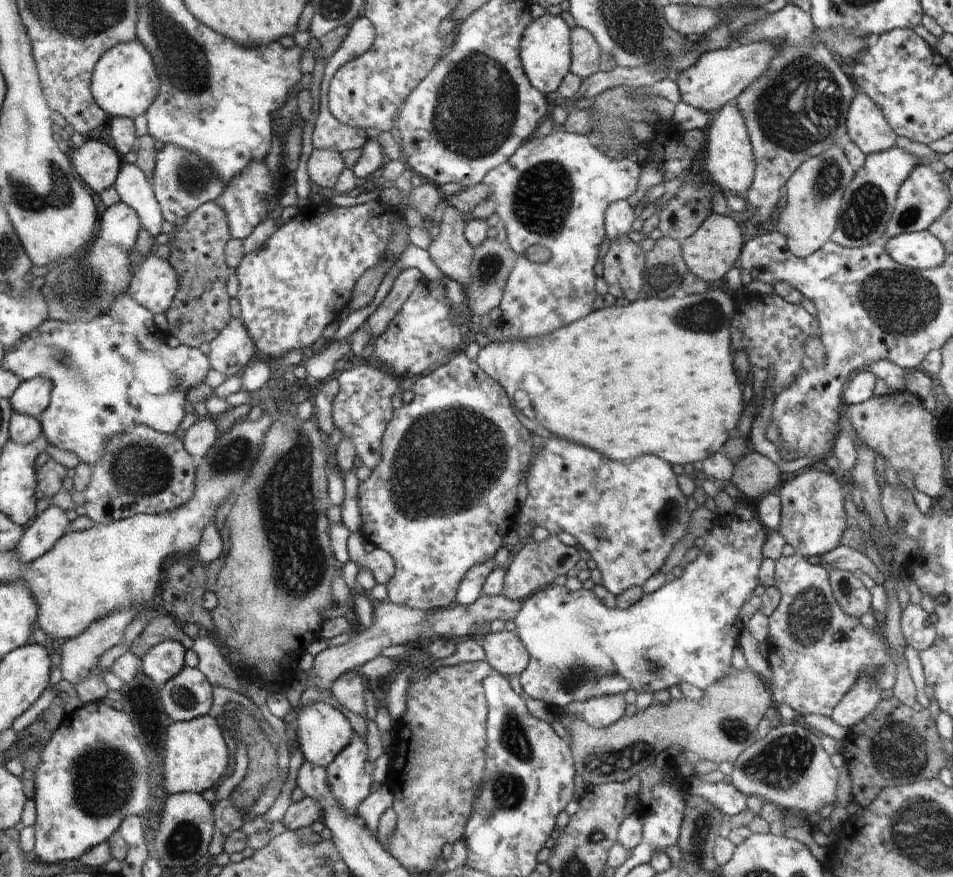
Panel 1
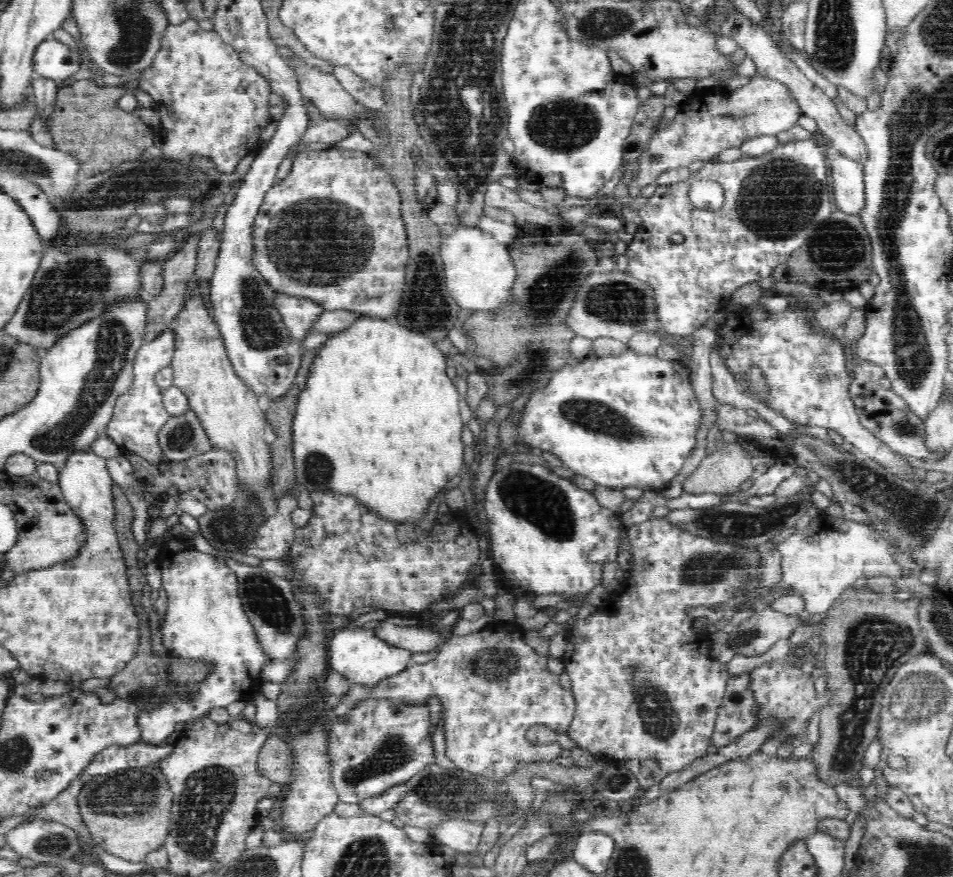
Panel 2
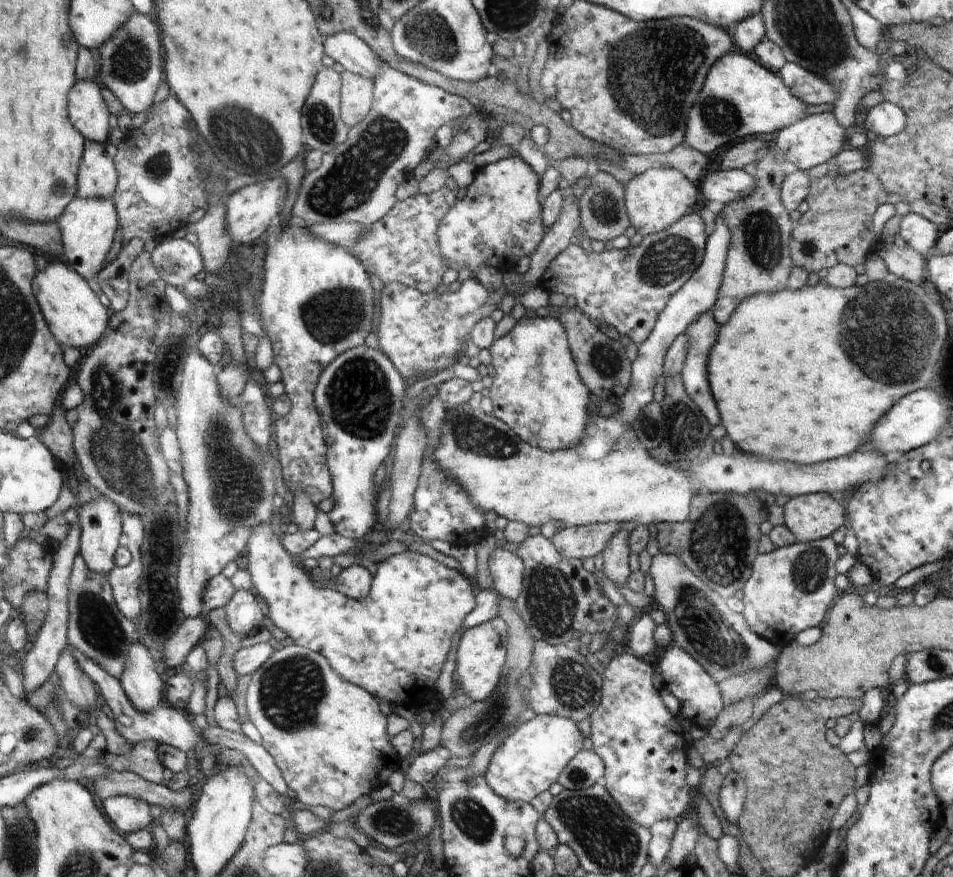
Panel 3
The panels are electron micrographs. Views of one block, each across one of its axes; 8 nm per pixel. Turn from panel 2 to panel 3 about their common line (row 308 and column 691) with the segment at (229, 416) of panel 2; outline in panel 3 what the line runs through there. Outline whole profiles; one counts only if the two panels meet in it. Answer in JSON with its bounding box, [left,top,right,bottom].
[626,167,698,237]

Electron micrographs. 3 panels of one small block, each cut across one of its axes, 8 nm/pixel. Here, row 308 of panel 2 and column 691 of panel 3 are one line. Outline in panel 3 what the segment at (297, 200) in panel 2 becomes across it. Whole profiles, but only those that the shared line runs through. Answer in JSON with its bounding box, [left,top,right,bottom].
[681,314,721,430]

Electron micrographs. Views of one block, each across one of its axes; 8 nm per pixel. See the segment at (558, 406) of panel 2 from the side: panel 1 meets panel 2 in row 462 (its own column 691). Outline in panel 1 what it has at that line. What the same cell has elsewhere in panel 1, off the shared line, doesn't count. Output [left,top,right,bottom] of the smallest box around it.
[514,516,766,710]

